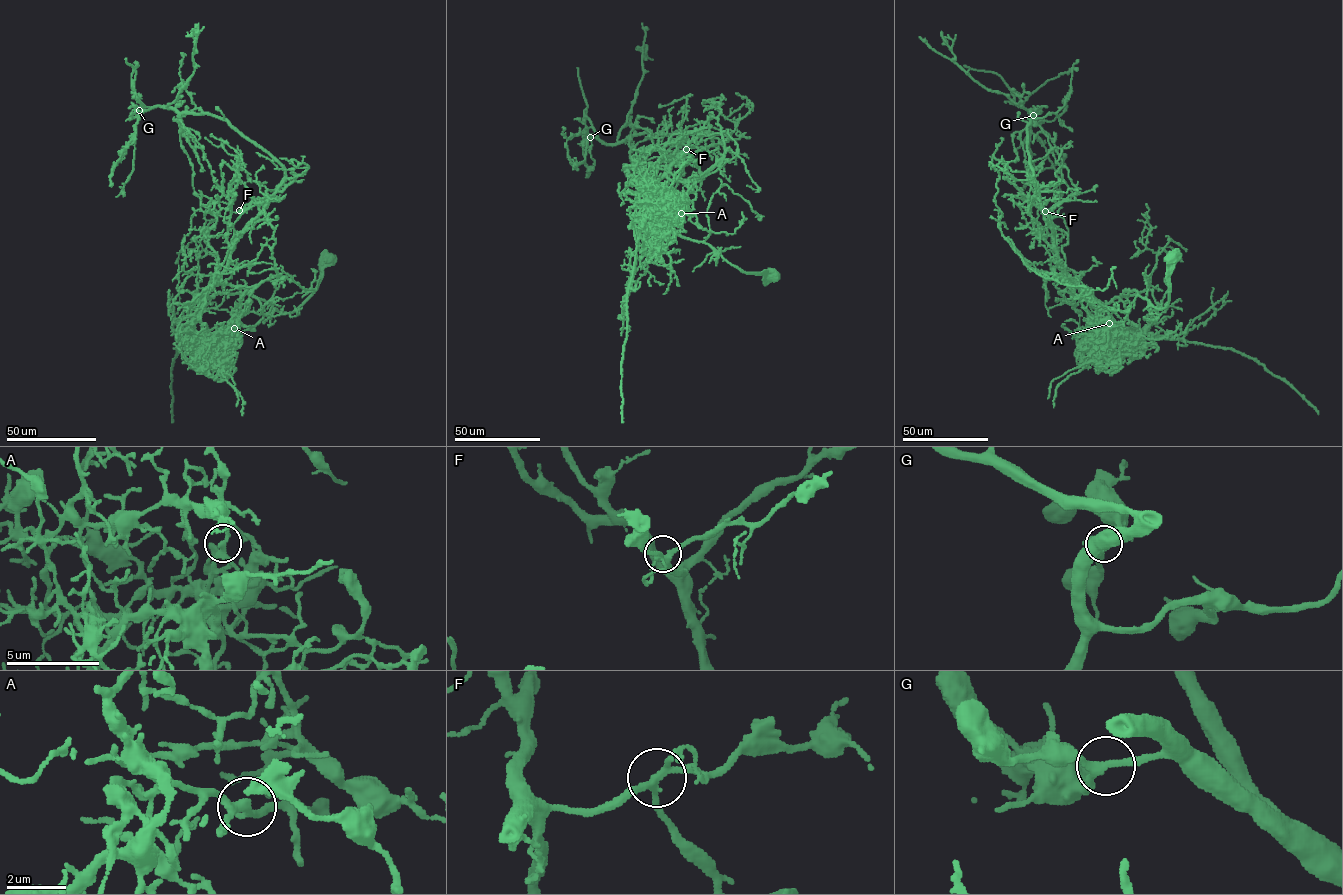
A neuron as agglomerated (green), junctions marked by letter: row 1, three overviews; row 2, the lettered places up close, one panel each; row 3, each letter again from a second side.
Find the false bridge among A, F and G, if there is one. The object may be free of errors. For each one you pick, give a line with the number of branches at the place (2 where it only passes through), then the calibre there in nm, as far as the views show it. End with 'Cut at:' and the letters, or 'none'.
A: 3 branches meet; 220 nm thick
Cut at: A

